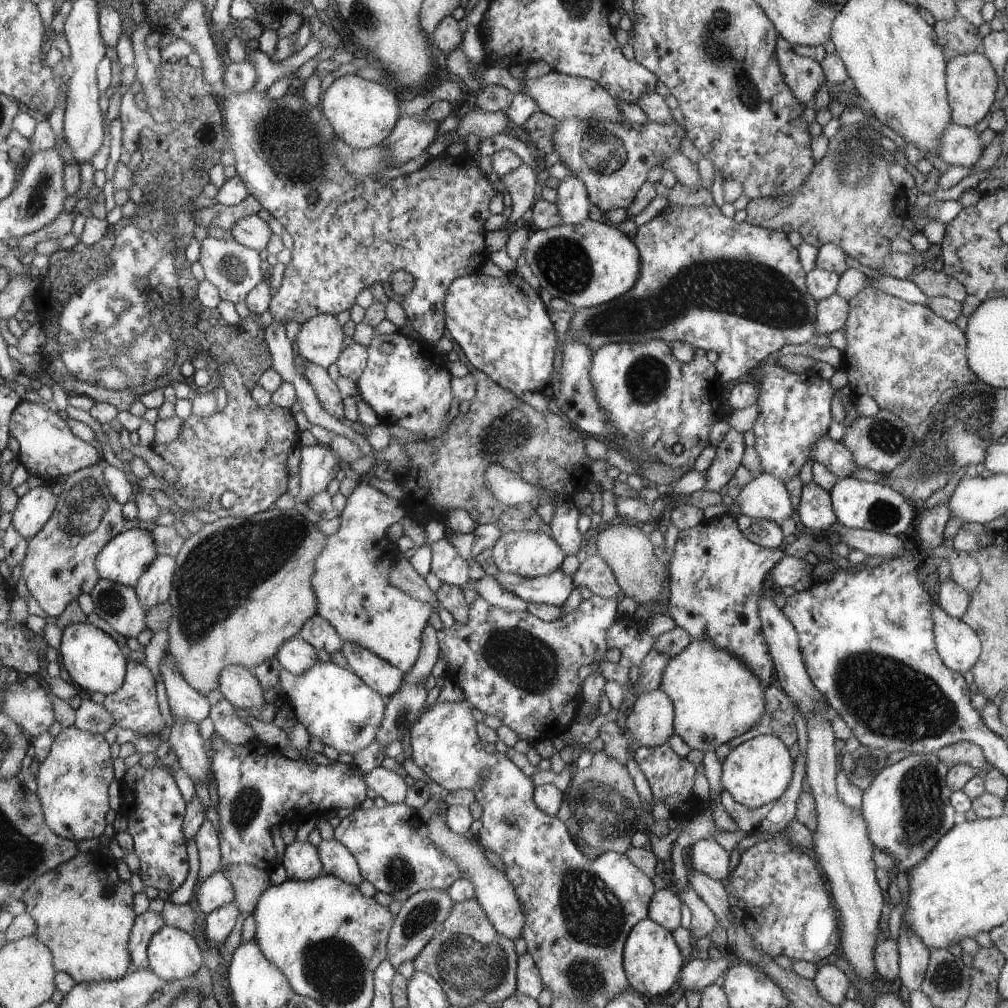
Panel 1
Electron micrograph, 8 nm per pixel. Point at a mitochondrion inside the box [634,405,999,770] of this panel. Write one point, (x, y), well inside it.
(886, 697)

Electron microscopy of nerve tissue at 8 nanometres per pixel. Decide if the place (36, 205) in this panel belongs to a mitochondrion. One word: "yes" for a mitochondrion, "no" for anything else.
yes

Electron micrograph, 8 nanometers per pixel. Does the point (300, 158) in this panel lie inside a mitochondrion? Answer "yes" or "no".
yes

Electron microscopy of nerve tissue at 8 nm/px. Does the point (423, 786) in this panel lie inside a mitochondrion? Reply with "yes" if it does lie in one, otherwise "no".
no

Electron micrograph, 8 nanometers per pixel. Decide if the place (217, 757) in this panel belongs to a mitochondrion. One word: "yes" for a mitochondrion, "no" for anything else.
no

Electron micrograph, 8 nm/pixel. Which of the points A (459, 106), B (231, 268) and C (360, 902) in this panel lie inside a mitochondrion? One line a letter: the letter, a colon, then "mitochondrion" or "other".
A: other
B: mitochondrion
C: other

